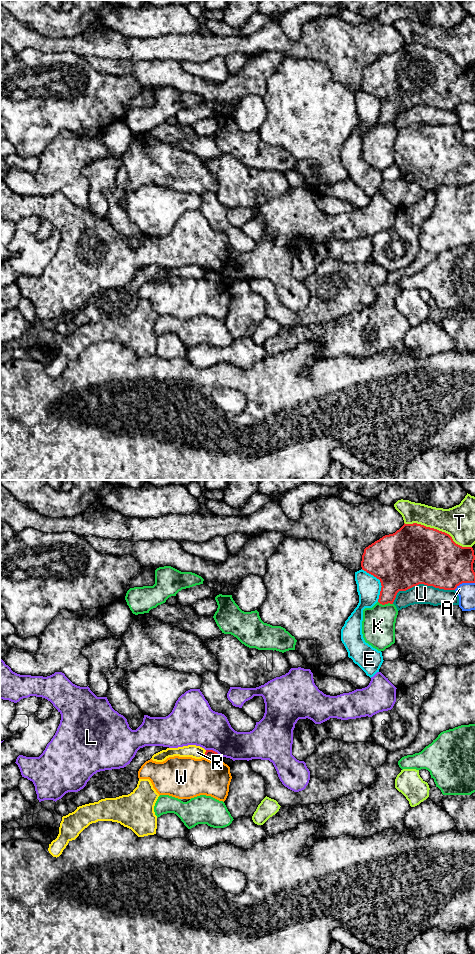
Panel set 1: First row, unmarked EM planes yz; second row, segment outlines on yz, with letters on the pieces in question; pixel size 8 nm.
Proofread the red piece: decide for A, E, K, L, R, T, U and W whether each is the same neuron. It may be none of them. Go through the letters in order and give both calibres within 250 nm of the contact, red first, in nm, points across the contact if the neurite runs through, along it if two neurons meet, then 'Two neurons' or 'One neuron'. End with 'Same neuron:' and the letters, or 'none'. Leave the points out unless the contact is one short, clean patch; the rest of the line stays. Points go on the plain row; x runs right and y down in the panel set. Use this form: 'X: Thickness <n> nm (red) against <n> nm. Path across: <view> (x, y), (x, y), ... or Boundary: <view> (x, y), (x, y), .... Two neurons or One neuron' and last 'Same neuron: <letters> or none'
A: Thickness 400 nm (red) against 140 nm. Two neurons
E: Thickness 440 nm (red) against 190 nm. Two neurons
K: Thickness 280 nm (red) against 280 nm. Two neurons
L: Thickness 90 nm (red) against 320 nm. Two neurons
R: Thickness 90 nm (red) against 110 nm. Boundary: yz (206, 270), (204, 276). Two neurons
T: Thickness 460 nm (red) against 260 nm. Two neurons
U: Thickness 480 nm (red) against 160 nm. Two neurons
W: Thickness 90 nm (red) against 340 nm. Boundary: yz (204, 277), (213, 281), (220, 281). Two neurons
Same neuron: none

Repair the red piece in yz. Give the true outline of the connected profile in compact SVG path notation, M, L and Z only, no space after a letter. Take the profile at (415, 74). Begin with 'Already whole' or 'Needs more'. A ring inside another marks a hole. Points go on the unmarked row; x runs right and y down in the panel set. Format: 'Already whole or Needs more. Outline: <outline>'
Already whole. Outline: M405 44L393 54L385 55L364 69L362 90L381 102L378 122L393 124L399 111L406 111L419 104L444 110L455 110L462 103L475 103L472 67L456 64L442 51L421 44Z

